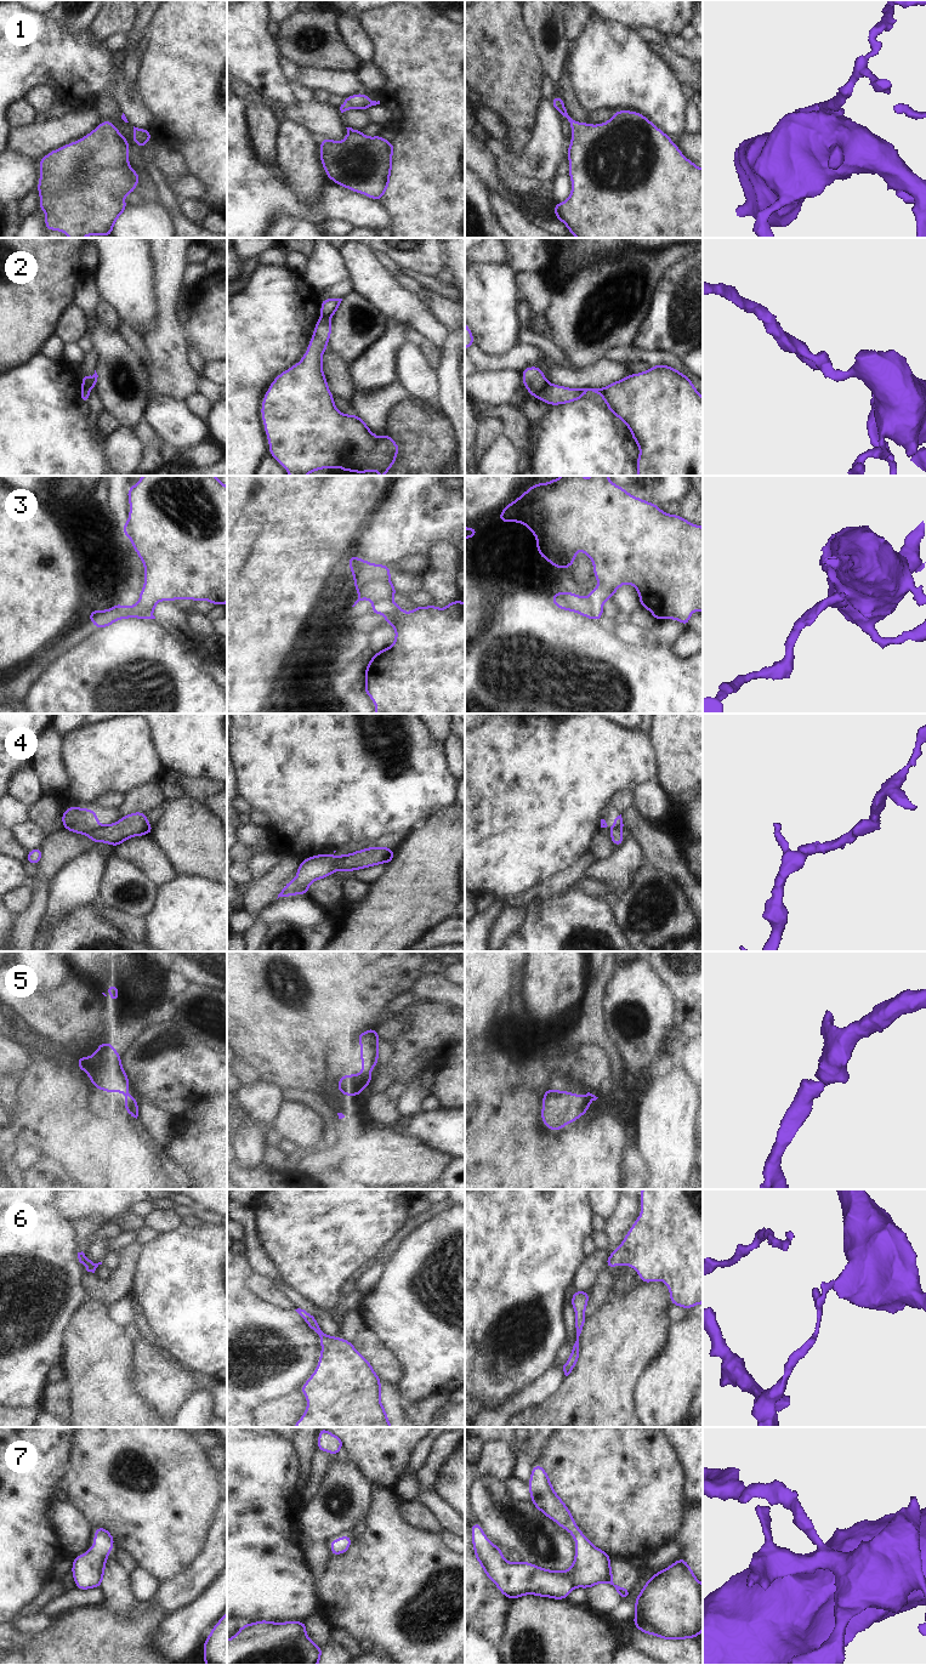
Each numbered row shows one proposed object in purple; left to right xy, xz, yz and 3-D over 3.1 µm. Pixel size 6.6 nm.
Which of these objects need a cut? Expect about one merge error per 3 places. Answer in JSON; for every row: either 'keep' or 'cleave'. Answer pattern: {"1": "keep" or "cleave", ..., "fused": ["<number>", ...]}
{"1": "keep", "2": "cleave", "3": "cleave", "4": "cleave", "5": "keep", "6": "cleave", "7": "keep", "fused": ["2", "3", "4", "6"]}

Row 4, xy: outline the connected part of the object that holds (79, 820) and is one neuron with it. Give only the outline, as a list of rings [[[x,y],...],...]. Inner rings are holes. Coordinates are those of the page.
[[[70,806],[62,812],[62,826],[74,834],[89,835],[98,828],[95,809]]]

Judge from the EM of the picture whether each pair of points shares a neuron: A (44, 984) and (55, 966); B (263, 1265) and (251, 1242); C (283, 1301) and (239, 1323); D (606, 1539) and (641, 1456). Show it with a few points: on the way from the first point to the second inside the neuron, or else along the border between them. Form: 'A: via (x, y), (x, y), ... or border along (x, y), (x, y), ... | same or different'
A: via (44, 979), (50, 971) | same
B: via (260, 1259), (255, 1248) | same
C: border along (251, 1288), (265, 1299), (294, 1310) | different
D: via (620, 1518), (625, 1504), (625, 1477) | same

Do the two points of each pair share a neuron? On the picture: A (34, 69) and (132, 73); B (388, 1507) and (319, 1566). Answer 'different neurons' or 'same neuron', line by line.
A: different neurons
B: different neurons

